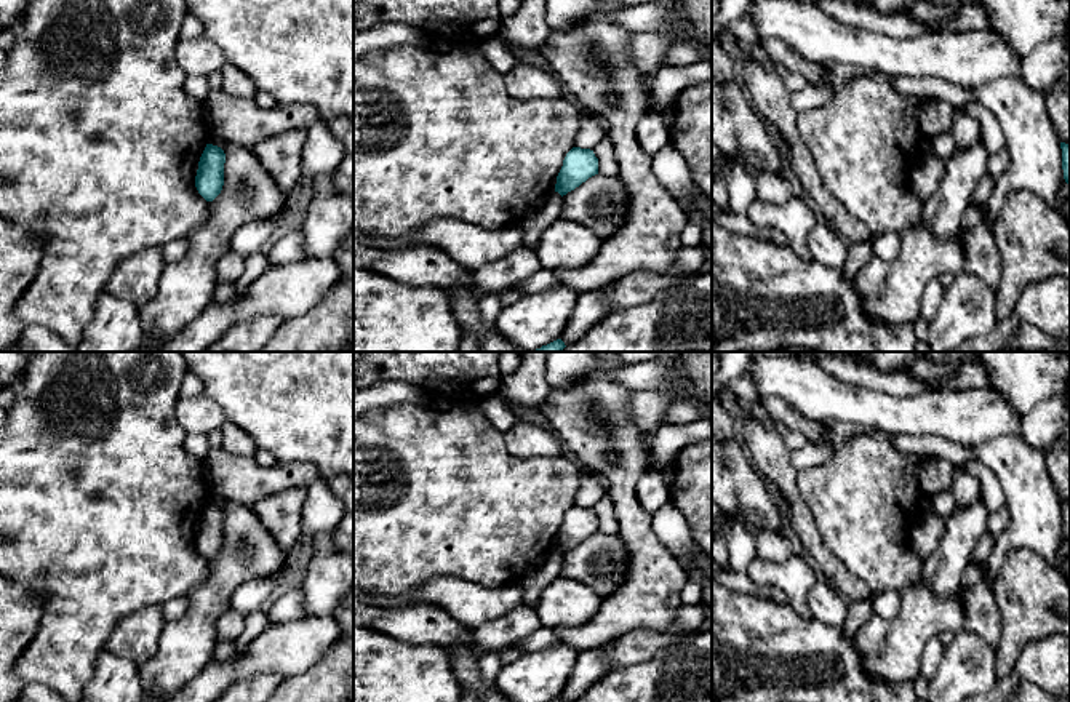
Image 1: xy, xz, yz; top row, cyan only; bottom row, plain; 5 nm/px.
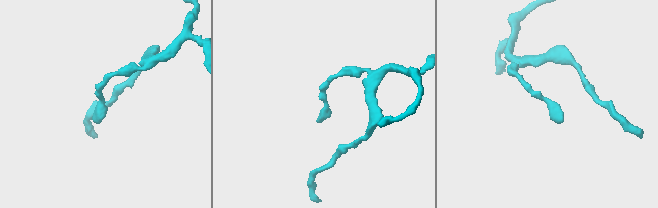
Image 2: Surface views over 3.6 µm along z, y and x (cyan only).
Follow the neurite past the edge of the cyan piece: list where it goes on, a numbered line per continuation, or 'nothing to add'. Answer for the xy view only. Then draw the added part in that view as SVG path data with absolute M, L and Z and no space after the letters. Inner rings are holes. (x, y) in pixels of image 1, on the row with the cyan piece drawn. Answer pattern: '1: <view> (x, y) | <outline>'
nothing to add

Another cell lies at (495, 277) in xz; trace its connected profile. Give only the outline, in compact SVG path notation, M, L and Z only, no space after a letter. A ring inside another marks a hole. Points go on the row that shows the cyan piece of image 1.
M520 246L501 259L472 270L473 288L480 294L499 294L542 269L534 249Z

